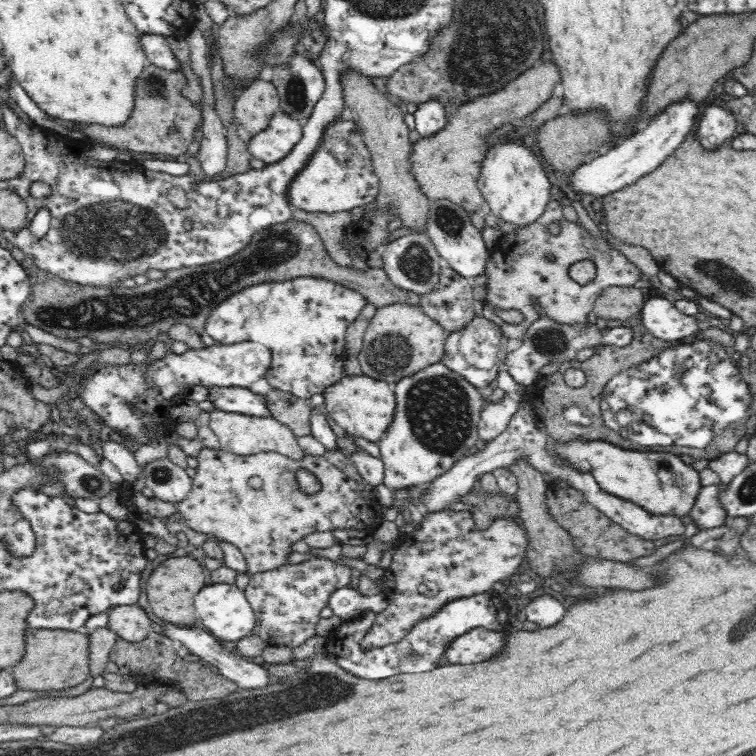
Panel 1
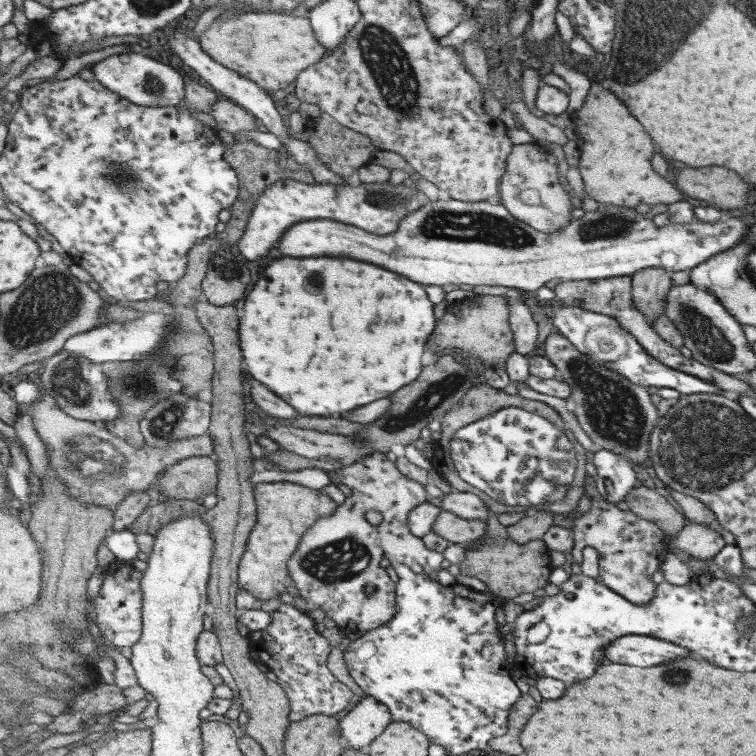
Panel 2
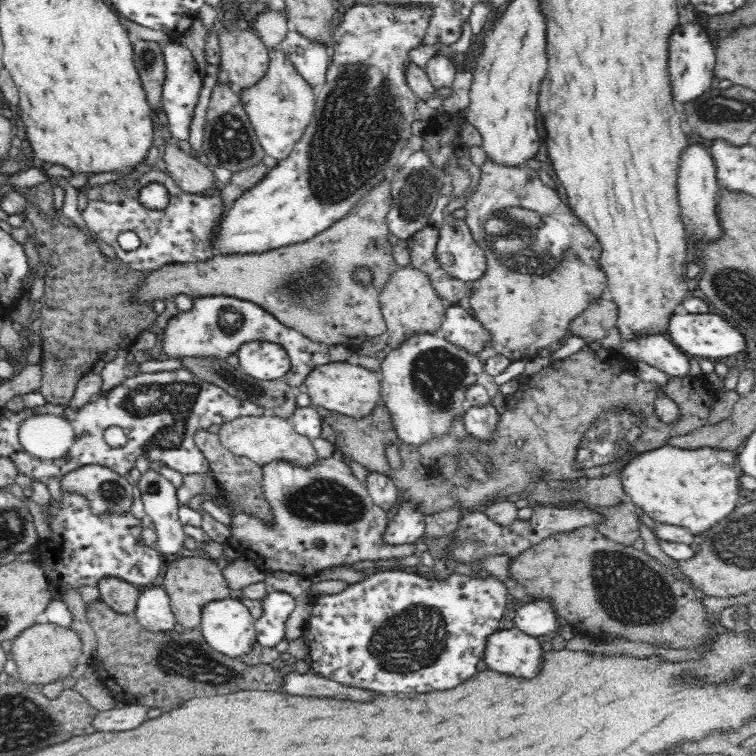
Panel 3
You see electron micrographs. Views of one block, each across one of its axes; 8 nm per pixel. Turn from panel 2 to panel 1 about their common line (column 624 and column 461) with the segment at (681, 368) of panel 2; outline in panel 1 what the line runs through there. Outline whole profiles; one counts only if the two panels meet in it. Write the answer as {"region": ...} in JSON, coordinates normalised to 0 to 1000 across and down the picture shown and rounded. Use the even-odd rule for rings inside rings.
{"region":[[[587,354],[581,362],[578,374],[566,386],[554,389],[554,403],[561,414],[577,422],[590,435],[590,439],[612,435],[628,414],[624,407],[627,402],[624,382],[624,376],[599,354]]]}

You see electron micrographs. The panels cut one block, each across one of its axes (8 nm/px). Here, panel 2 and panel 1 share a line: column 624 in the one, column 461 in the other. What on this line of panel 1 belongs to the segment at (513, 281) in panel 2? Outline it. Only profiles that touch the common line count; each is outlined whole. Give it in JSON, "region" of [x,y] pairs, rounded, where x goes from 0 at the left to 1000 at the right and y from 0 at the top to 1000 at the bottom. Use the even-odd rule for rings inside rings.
{"region":[[[582,263],[570,266],[562,306],[571,316],[579,336],[593,347],[608,365],[624,368],[635,365],[642,358],[646,344],[646,328],[638,316],[635,304],[624,296],[622,282],[611,272]]]}

